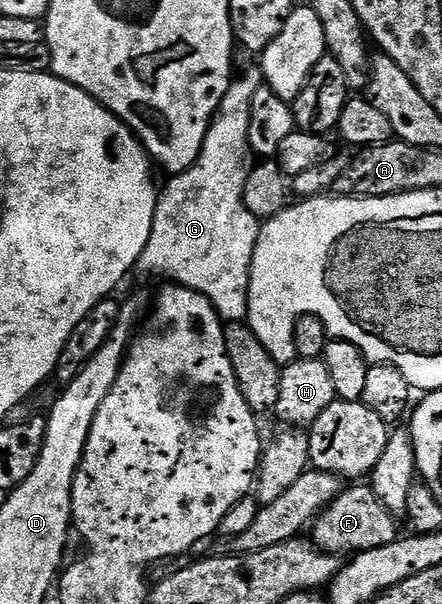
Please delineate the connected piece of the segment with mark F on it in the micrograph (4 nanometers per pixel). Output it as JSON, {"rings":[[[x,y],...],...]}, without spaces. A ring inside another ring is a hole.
{"rings":[[[349,486],[342,490],[313,521],[311,539],[321,551],[334,554],[342,554],[341,552],[356,554],[375,550],[379,546],[387,546],[399,539],[398,517],[392,516],[387,506],[383,506],[383,502],[375,498],[372,487],[357,487],[361,486]]]}

